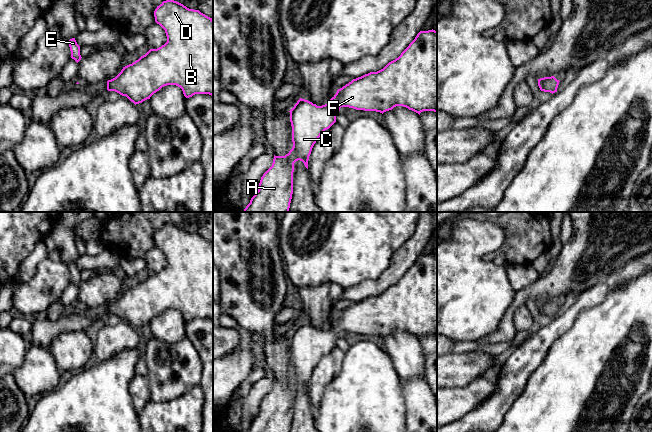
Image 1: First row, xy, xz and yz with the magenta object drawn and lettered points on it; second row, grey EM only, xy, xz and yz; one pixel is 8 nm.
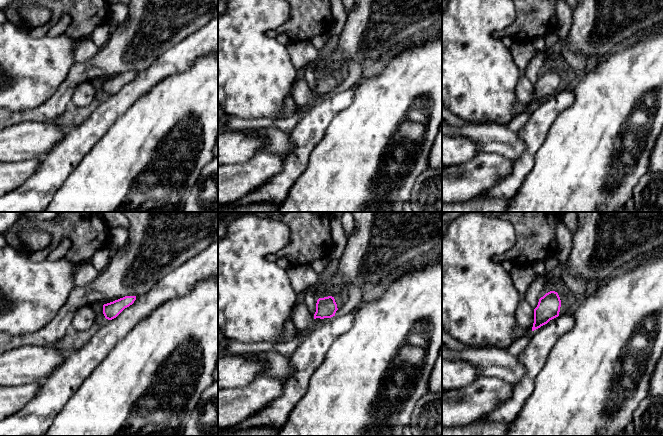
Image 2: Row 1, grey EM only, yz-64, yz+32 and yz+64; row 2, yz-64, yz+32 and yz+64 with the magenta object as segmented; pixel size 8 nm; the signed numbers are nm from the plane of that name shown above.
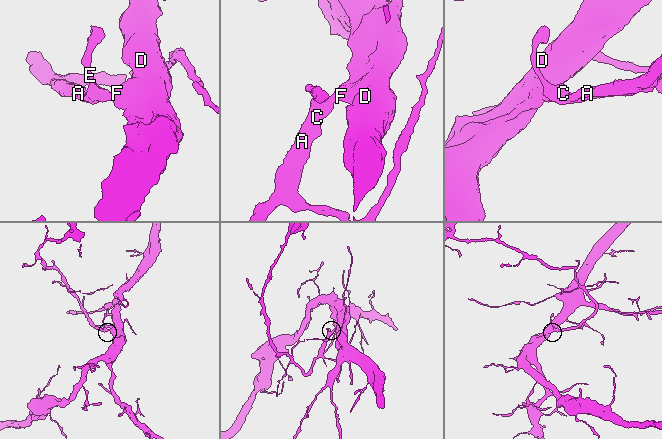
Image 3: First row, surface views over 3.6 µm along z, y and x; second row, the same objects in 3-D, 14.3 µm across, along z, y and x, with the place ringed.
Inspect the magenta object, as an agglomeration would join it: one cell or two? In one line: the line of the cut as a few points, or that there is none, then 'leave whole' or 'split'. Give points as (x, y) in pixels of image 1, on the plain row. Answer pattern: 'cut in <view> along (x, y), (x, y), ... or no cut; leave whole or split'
no cut; leave whole

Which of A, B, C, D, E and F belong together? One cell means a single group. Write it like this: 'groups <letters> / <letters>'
groups A B C D E F

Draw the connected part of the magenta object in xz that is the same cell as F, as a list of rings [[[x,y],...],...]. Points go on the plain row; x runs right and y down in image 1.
[[[420,255],[409,270],[395,284],[389,286],[383,293],[370,296],[338,313],[330,325],[322,330],[300,322],[290,336],[292,350],[293,371],[285,380],[275,380],[272,390],[263,398],[259,407],[259,413],[251,422],[246,432],[290,432],[293,418],[293,396],[294,387],[302,385],[308,393],[308,384],[312,372],[321,358],[329,353],[335,346],[341,331],[349,331],[356,334],[376,335],[384,337],[396,330],[403,330],[420,339],[423,335],[434,335],[437,337],[437,255]]]

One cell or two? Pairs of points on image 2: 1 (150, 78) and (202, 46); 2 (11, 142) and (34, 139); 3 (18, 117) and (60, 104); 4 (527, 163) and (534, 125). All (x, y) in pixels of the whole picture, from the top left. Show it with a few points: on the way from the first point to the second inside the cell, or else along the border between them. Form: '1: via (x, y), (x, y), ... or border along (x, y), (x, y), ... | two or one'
1: via (163, 66), (181, 57), (189, 49) | one
2: via (17, 142), (28, 140) | one
3: via (28, 115), (41, 114), (50, 110) | one
4: via (529, 154), (533, 142), (533, 134) | one

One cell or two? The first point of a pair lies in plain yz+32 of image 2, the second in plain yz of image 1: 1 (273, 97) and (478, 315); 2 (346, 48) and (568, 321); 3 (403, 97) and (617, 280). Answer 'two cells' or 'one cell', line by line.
1: one cell
2: two cells
3: two cells

